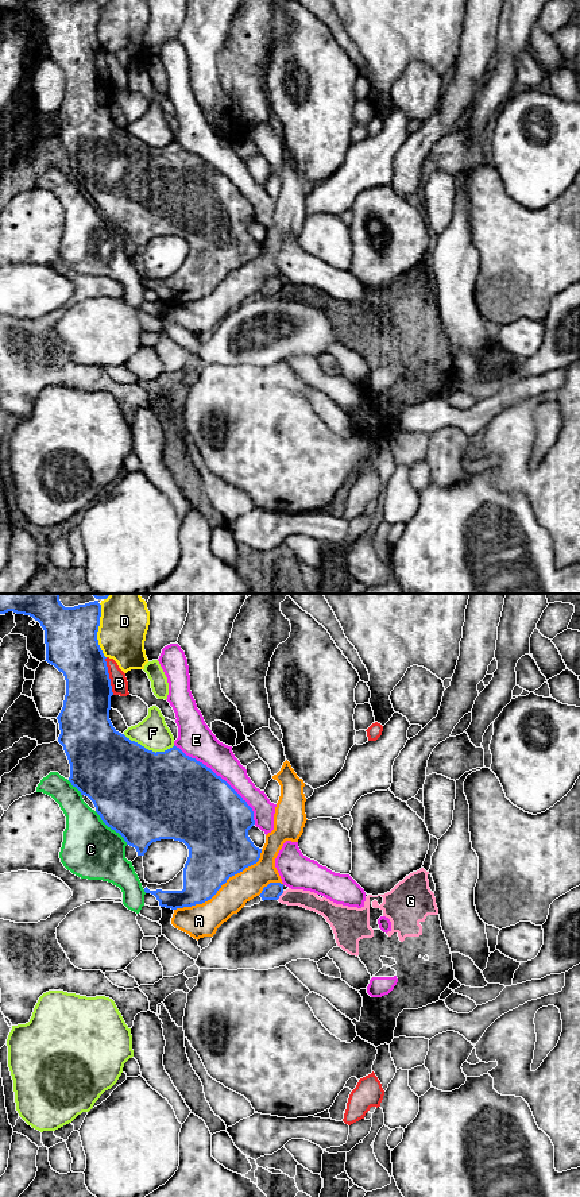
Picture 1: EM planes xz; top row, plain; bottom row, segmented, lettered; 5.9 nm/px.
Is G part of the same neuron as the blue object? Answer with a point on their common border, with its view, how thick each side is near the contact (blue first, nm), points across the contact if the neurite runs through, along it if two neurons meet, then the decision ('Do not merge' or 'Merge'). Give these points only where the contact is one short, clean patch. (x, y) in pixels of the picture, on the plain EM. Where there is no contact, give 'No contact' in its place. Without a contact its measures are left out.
Touches blue at xz (281, 289). Thickness 100 nm (blue) against 110 nm. Boundary: xz (283, 286), (277, 294). Do not merge

